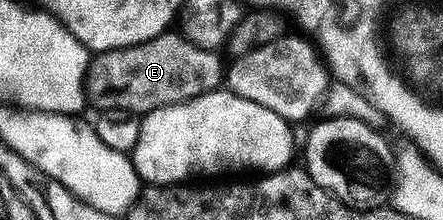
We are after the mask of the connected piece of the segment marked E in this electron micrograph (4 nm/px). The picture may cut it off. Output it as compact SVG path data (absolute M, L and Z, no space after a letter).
M167 32L147 42L132 44L124 48L103 50L95 53L86 67L84 81L86 96L87 99L94 101L95 98L96 101L103 102L101 104L103 107L131 110L136 115L145 116L161 106L187 102L189 98L219 89L224 82L224 62L222 66L218 56L213 50L205 50L192 44L178 32Z

